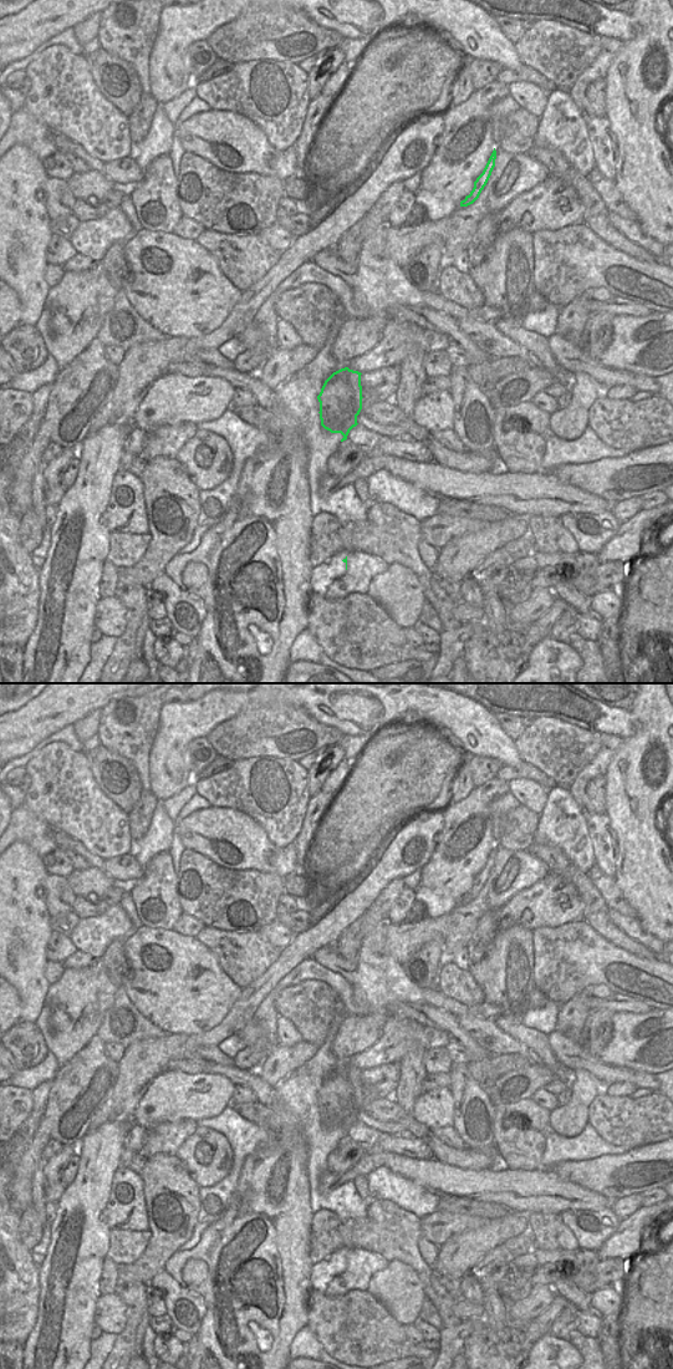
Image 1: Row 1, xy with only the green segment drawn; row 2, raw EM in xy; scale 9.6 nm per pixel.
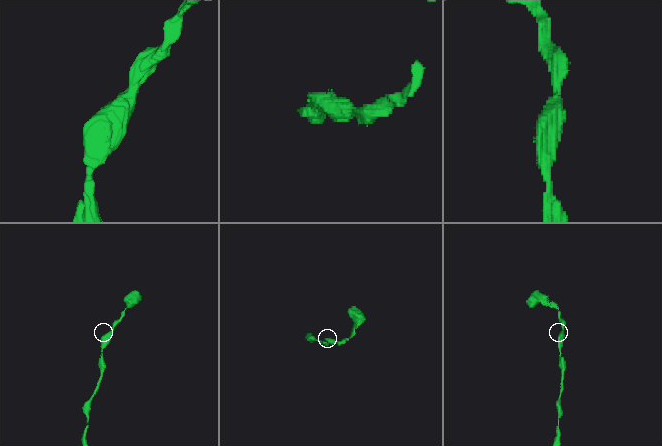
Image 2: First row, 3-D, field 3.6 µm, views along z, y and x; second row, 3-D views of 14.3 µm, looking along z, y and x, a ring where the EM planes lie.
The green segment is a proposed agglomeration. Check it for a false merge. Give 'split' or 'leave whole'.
leave whole

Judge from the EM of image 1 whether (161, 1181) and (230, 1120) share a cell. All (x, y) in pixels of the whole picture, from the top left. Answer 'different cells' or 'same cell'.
different cells

